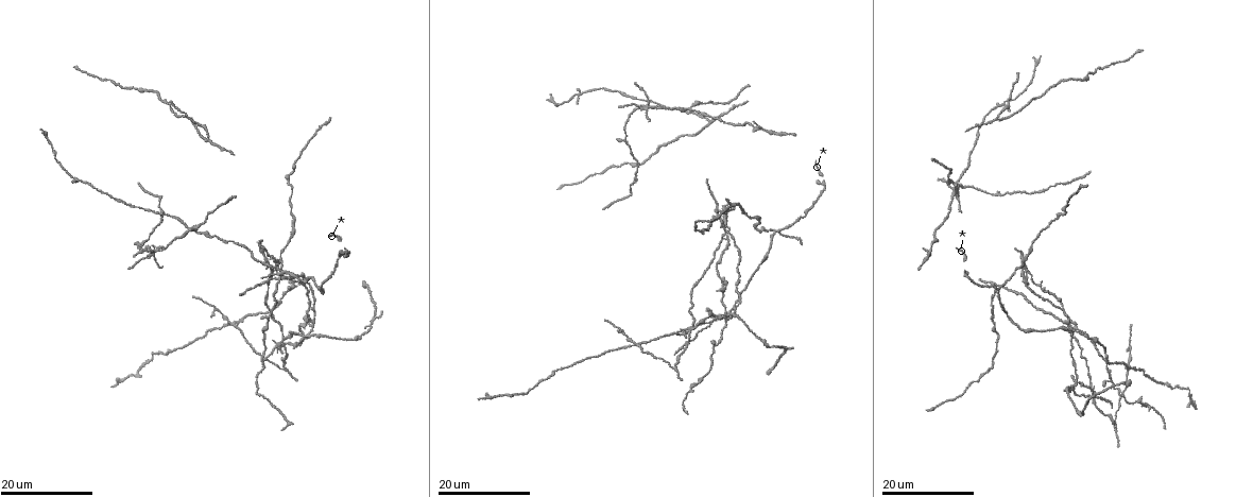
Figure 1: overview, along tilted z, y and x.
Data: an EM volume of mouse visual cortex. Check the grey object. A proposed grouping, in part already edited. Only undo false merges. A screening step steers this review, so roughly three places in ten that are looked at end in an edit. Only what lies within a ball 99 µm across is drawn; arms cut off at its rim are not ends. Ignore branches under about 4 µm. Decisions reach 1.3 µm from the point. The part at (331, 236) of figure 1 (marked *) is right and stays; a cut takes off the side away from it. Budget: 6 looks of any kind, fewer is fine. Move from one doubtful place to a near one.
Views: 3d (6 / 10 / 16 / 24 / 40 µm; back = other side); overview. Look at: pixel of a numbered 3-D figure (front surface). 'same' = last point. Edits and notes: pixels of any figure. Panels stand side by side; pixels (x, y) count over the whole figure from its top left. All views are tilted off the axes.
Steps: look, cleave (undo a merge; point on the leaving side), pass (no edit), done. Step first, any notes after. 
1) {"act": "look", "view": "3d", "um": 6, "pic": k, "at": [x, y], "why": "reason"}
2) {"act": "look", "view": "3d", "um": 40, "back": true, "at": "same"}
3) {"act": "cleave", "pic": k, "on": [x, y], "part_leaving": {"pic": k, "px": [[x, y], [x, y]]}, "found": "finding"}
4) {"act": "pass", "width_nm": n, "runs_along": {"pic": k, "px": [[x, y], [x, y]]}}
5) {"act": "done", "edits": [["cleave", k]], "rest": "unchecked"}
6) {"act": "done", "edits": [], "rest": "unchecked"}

{"act": "look", "view": "3d", "um": 24, "pic": 1, "at": [72, 177], "why": "side arm on a straight run"}

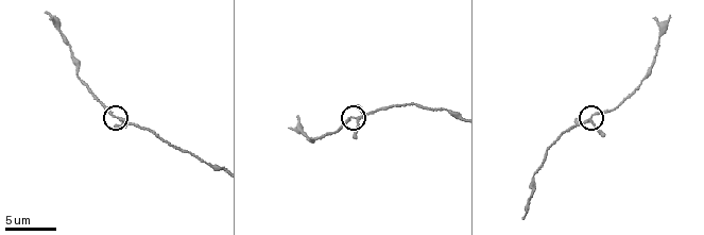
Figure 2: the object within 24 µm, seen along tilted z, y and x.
{"act": "look", "view": "3d", "um": 6, "pic": 2, "at": [114, 118], "why": "closer look"}

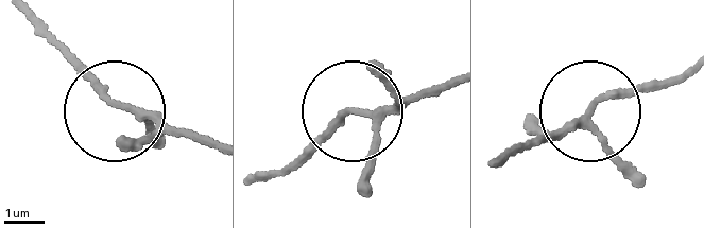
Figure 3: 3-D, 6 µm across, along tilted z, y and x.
{"act": "look", "view": "3d", "um": 6, "back": true, "pic": 3, "at": [120, 106]}

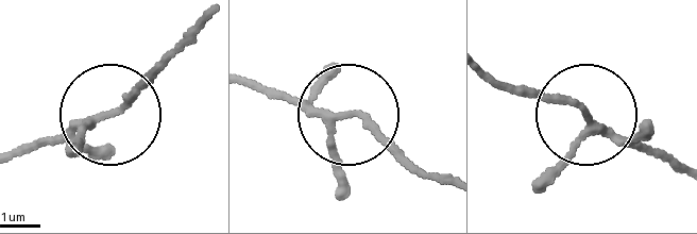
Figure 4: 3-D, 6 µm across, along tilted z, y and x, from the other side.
{"act": "pass", "runs_along": {"pic": 4, "px": [[251, 81], [357, 118], [421, 171]]}, "found": "one neuron here"}

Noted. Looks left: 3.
{"act": "look", "view": "3d", "um": 16, "pic": 1, "at": [687, 109], "why": "four or more arms meet"}

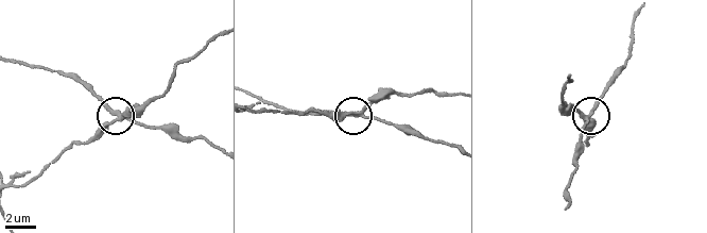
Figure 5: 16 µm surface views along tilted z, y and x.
{"act": "look", "view": "3d", "um": 10, "pic": 5, "at": [360, 112]}

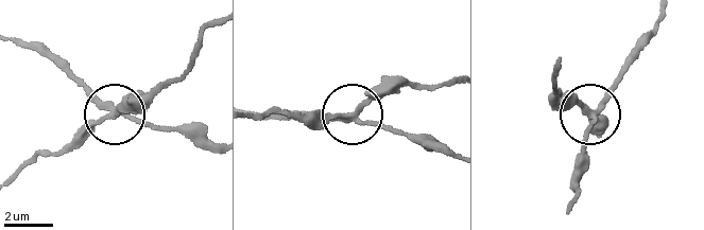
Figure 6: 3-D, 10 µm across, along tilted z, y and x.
{"act": "cleave", "pic": 6, "on": [88, 123], "arms": 4, "part_leaving": {"pic": 6, "px": [[113, 111], [85, 123], [15, 174]]}, "found": "two neurons meet here"}

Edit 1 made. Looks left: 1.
{"act": "done", "edits": [["cleave", 6]], "rest": "unchecked"}

